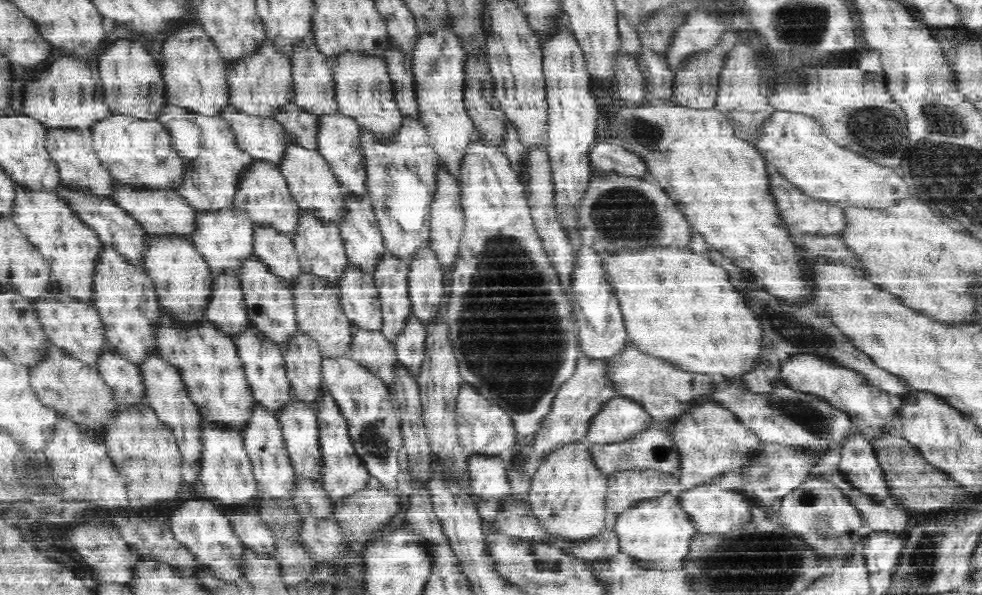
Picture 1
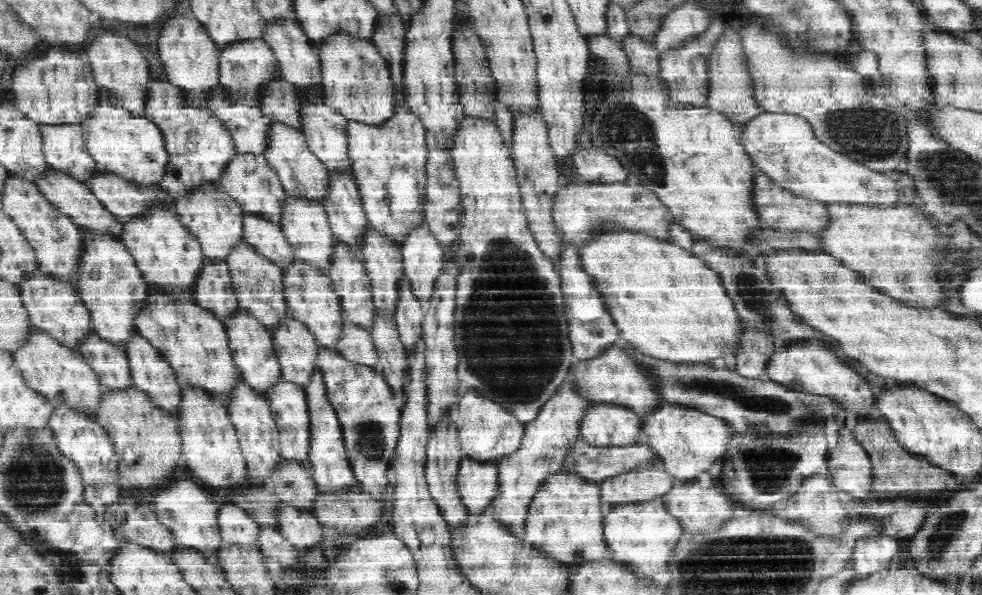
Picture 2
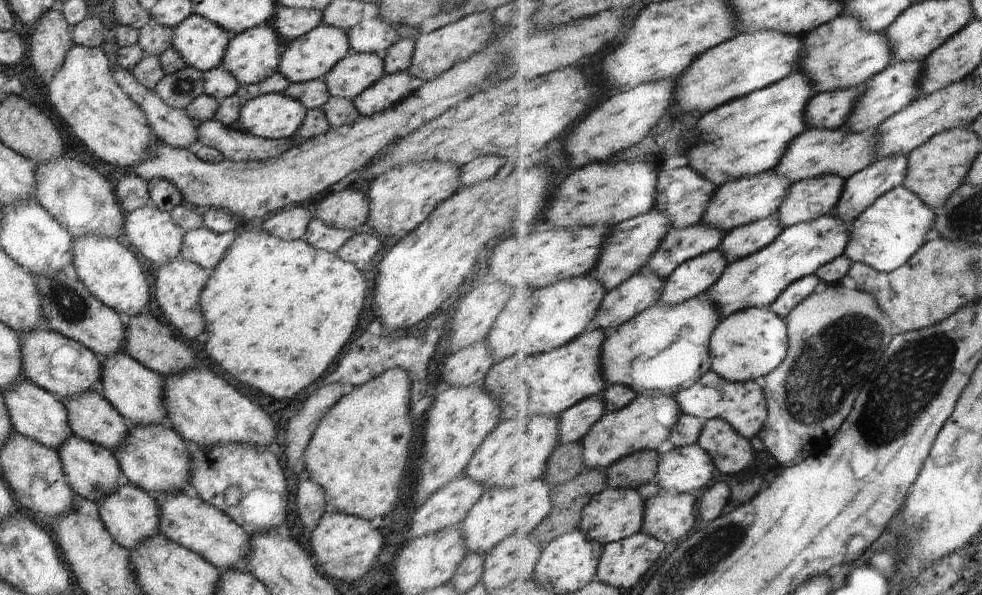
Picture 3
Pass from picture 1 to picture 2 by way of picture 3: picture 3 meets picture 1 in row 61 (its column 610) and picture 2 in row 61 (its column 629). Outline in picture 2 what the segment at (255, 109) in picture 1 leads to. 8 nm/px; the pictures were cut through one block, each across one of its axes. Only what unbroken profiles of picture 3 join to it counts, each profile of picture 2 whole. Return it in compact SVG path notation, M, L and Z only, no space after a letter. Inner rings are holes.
M266 39L248 40L221 50L219 75L227 101L232 105L248 107L260 107L266 86L282 79L278 57Z

